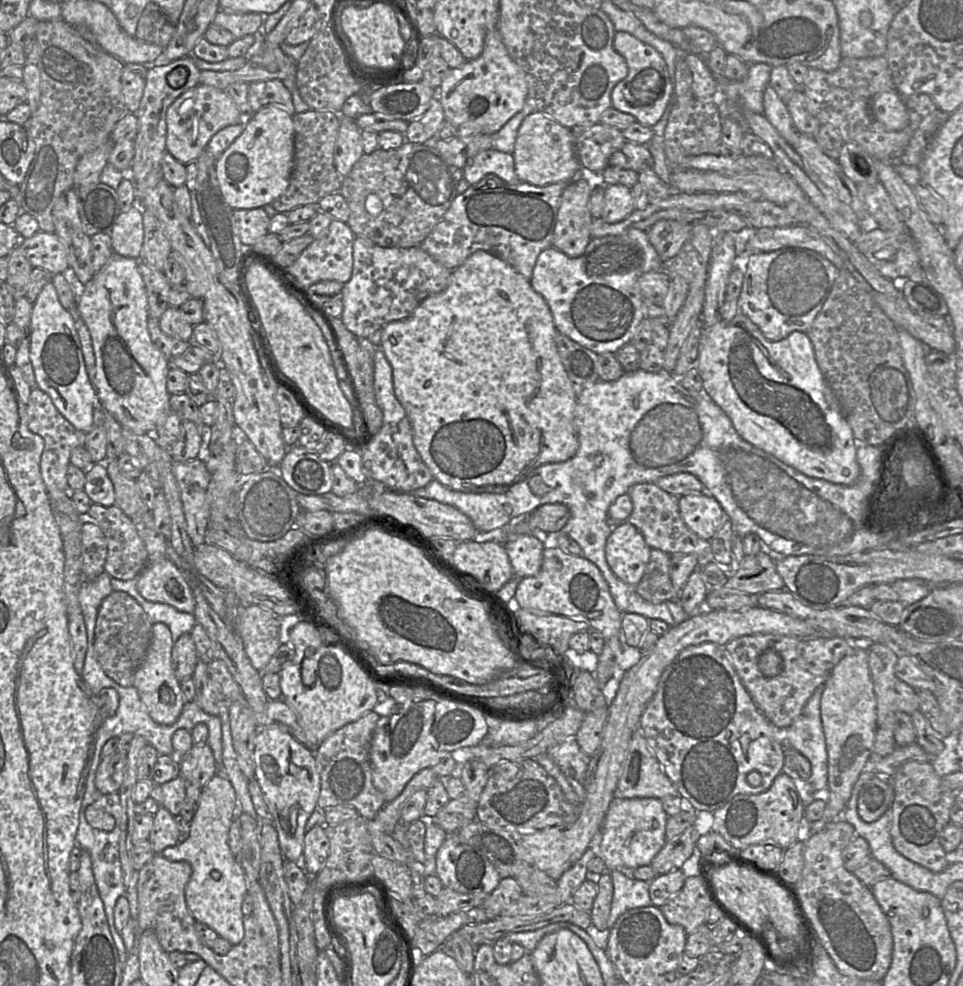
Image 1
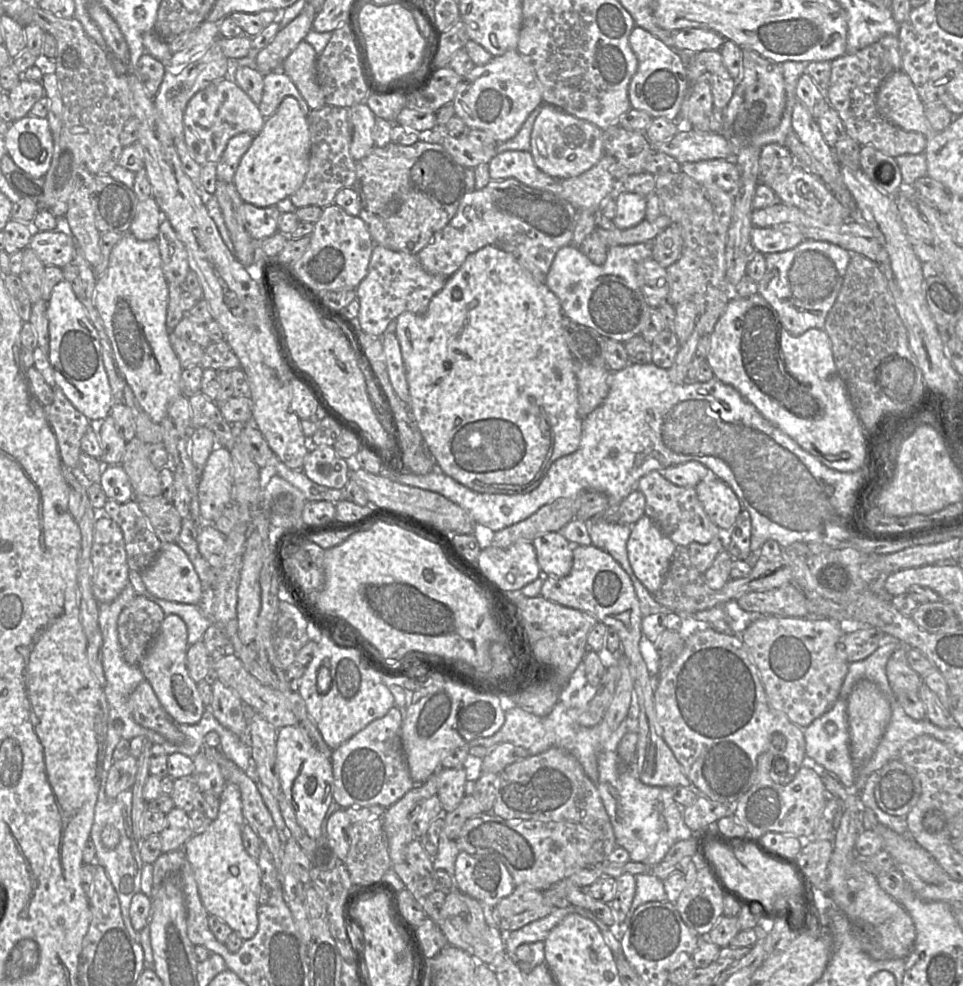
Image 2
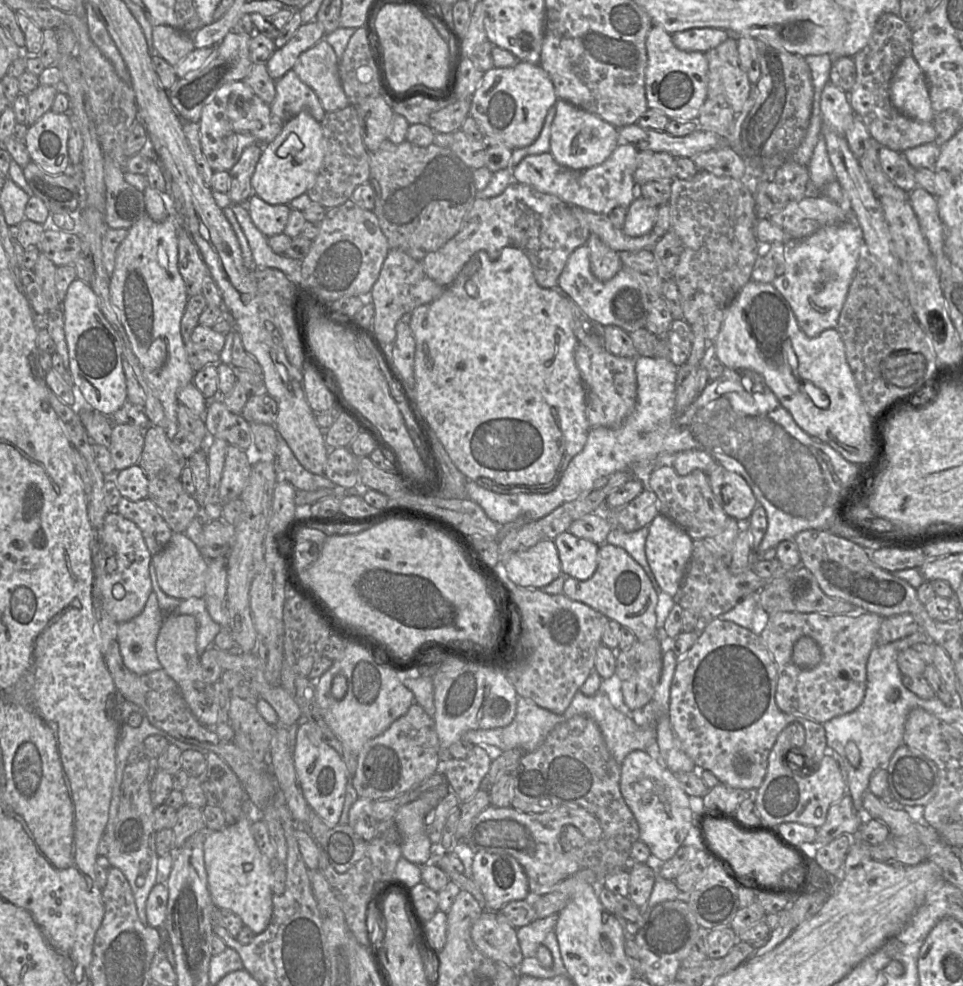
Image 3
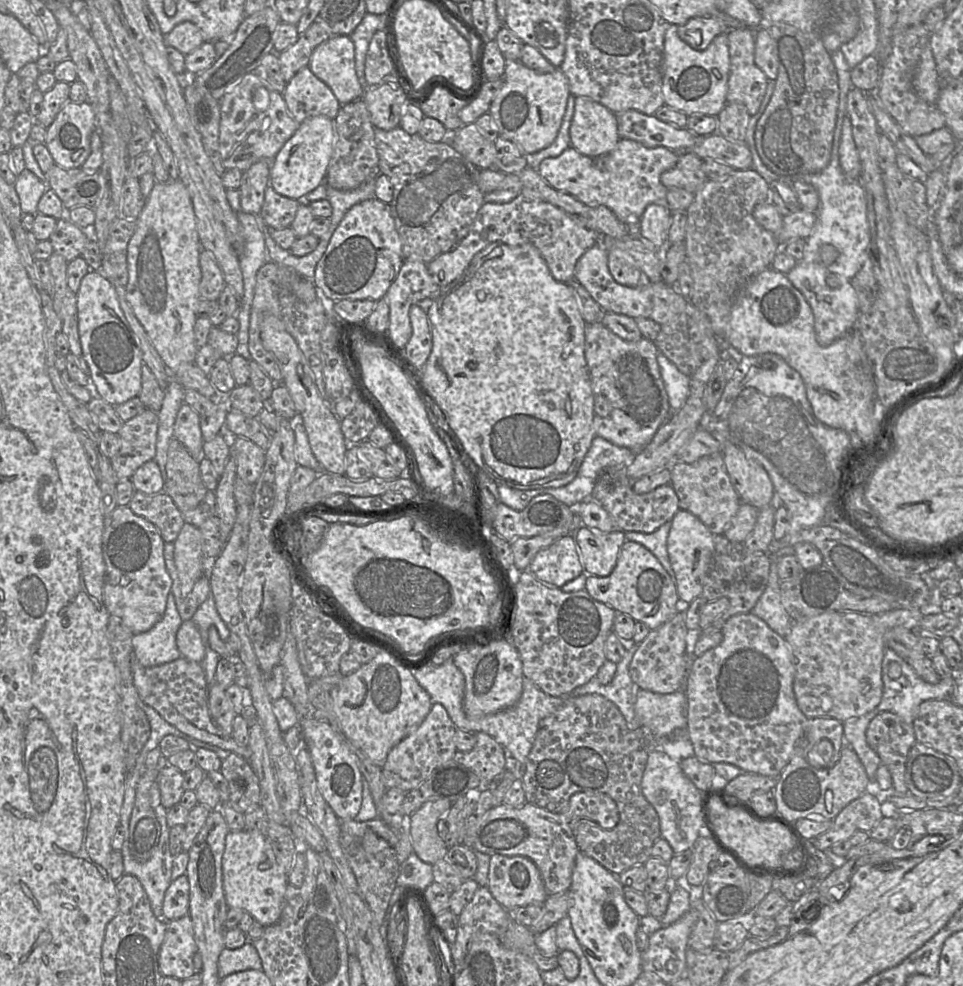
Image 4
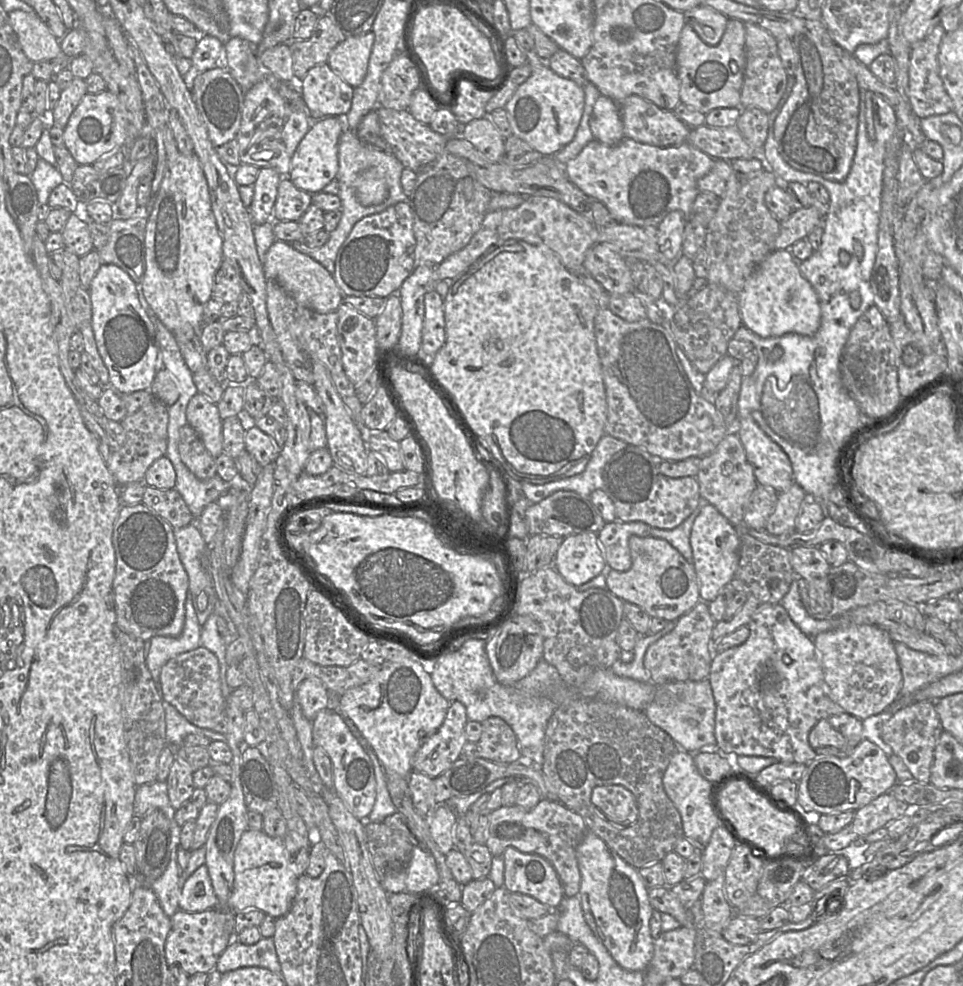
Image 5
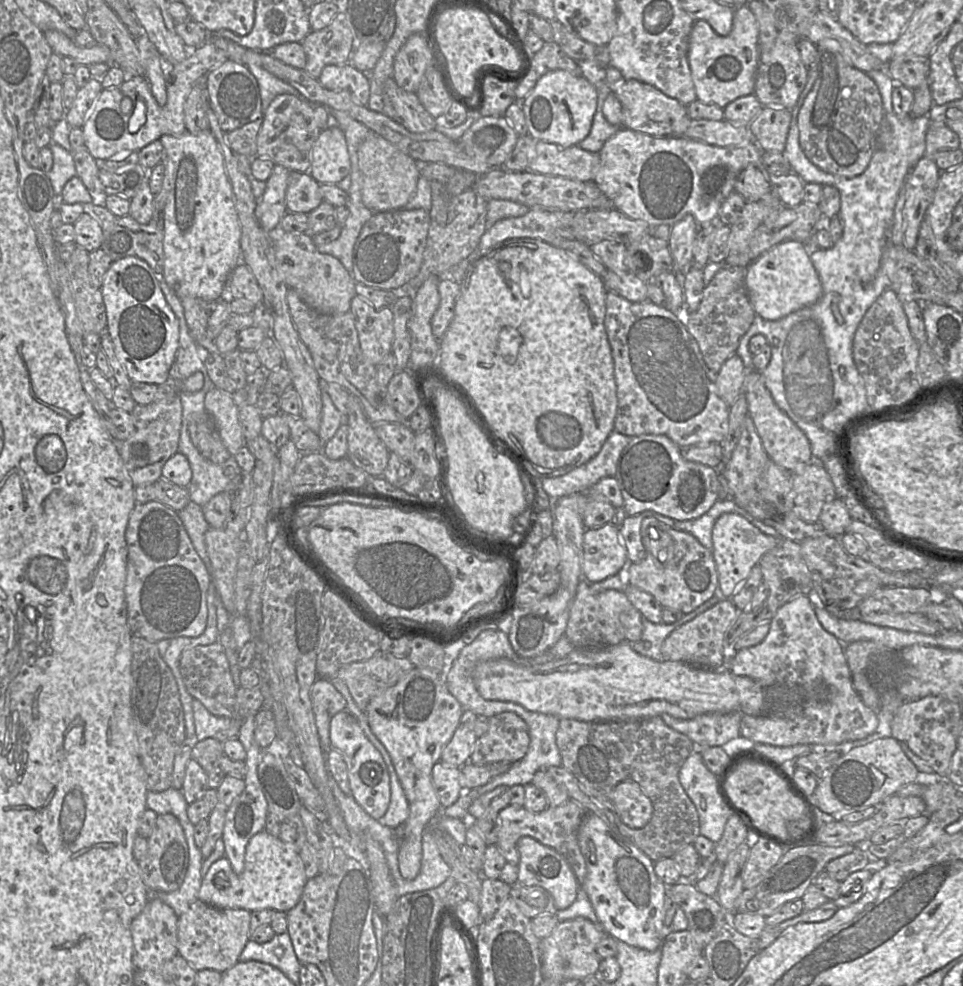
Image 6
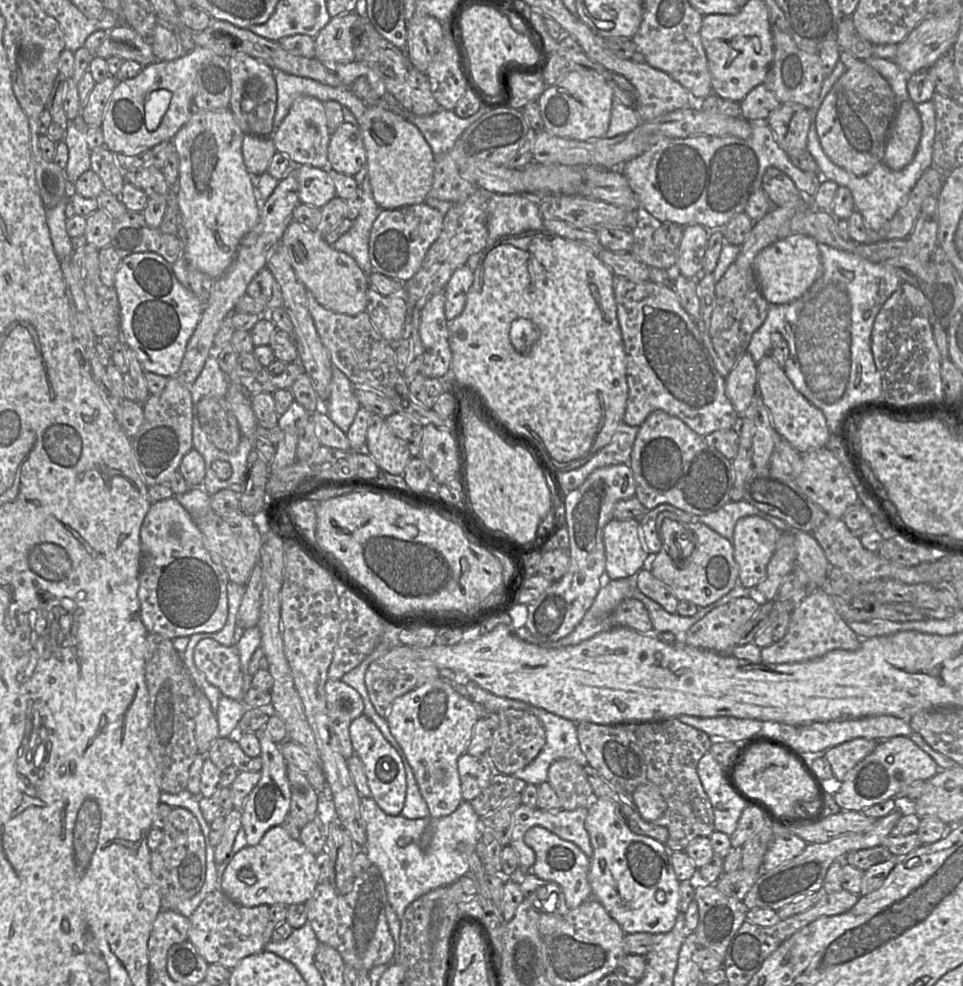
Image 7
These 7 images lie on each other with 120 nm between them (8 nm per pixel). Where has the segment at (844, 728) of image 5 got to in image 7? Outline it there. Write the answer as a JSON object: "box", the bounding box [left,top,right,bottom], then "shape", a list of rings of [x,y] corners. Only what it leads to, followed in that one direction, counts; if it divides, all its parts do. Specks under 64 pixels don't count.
{"box":[761,587,861,664],"shape":[[[820,587],[806,596],[792,611],[786,635],[761,650],[761,663],[782,664],[810,661],[836,649],[853,651],[861,643],[860,637],[836,611],[831,596]]]}

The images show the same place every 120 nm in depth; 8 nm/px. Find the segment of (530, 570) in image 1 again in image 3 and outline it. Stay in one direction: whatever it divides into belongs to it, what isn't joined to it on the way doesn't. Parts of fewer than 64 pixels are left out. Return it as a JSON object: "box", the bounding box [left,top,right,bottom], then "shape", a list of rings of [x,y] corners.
{"box":[554,531,599,580],"shape":[[[568,531],[554,538],[561,563],[561,575],[578,580],[587,580],[595,572],[598,563],[599,545],[578,538]]]}

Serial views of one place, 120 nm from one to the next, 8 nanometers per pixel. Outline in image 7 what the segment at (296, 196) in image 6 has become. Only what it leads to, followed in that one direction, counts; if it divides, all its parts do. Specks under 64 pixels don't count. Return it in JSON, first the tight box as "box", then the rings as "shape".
{"box":[298,165,336,208],"shape":[[[300,165],[298,169],[299,202],[322,208],[336,196],[328,168]]]}

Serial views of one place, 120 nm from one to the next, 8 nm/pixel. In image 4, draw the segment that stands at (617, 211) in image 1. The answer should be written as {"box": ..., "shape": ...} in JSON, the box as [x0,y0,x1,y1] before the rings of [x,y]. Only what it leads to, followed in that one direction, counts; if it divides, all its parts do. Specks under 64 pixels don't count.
{"box":[639,204,671,249],"shape":[[[650,204],[639,219],[640,237],[650,241],[657,249],[668,241],[671,211],[665,204]]]}

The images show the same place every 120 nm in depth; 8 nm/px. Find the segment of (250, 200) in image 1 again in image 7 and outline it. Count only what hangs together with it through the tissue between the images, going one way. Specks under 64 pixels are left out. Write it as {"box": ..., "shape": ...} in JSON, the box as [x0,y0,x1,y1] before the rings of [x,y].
{"box":[327,108,367,176],"shape":[[[348,108],[344,113],[345,122],[330,137],[327,168],[354,176],[366,165],[367,155],[356,118]]]}

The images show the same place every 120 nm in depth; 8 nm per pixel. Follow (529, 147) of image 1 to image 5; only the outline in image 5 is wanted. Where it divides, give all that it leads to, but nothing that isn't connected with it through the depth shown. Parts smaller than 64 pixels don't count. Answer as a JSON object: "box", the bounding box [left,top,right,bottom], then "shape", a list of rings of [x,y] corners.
{"box":[589,98,624,145],"shape":[[[597,98],[589,119],[589,127],[594,140],[605,145],[615,145],[624,138],[619,105],[613,99]]]}

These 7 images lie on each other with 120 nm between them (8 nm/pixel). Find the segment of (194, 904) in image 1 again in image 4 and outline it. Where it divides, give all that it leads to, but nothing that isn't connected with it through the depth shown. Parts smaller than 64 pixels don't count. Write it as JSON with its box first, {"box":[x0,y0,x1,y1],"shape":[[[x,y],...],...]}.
{"box":[222,828,288,927],"shape":[[[244,828],[229,831],[222,858],[223,890],[229,908],[249,913],[264,927],[275,924],[281,917],[288,887],[287,873],[277,862],[270,841],[264,833]]]}

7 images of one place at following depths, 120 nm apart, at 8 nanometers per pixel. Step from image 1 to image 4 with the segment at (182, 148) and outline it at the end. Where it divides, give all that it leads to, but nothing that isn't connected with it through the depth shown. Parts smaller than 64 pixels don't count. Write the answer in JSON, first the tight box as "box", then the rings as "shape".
{"box":[218,73,299,170],"shape":[[[248,73],[235,88],[222,96],[218,153],[226,170],[248,170],[259,161],[271,162],[299,124],[289,112],[282,93],[269,91],[253,73]]]}

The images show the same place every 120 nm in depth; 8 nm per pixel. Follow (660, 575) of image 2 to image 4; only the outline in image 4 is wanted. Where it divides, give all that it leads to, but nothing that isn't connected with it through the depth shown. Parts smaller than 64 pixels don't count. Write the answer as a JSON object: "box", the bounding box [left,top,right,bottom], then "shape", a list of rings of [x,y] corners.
{"box":[667,510,715,603],"shape":[[[679,510],[671,520],[667,537],[667,552],[677,594],[681,602],[690,603],[702,592],[702,584],[715,547],[715,535],[699,518]]]}

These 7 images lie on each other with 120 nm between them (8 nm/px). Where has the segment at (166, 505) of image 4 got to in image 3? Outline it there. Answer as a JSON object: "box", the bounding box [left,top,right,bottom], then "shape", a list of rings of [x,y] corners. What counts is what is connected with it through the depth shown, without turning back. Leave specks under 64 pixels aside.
{"box":[115,497,172,556],"shape":[[[121,497],[115,510],[138,526],[152,556],[163,550],[172,537],[171,528],[149,498],[131,501]]]}

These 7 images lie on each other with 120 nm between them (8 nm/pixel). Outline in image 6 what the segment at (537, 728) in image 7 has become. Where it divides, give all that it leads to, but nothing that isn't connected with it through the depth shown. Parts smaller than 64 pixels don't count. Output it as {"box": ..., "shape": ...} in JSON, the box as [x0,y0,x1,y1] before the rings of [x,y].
{"box":[470,712,529,764],"shape":[[[502,712],[489,718],[489,729],[476,740],[470,762],[513,764],[526,755],[529,744],[526,722],[513,712]]]}

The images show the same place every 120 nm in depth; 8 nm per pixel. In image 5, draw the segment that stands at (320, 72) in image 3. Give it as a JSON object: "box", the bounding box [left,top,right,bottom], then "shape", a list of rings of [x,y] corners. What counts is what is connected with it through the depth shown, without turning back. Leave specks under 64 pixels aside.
{"box":[326,31,374,87],"shape":[[[371,31],[348,37],[330,52],[326,63],[350,86],[359,87],[367,73],[374,39]]]}

